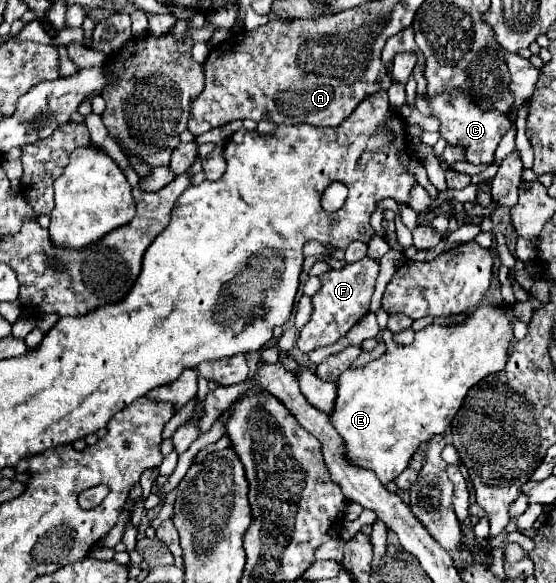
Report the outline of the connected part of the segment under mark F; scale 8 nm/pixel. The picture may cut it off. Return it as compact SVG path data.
M365 256L353 264L347 264L341 270L329 270L321 276L323 288L313 296L313 314L311 320L301 328L297 338L297 348L301 352L311 352L319 346L329 346L337 342L341 336L345 336L367 312L369 312L369 300L375 288L375 280L379 274L379 264Z

